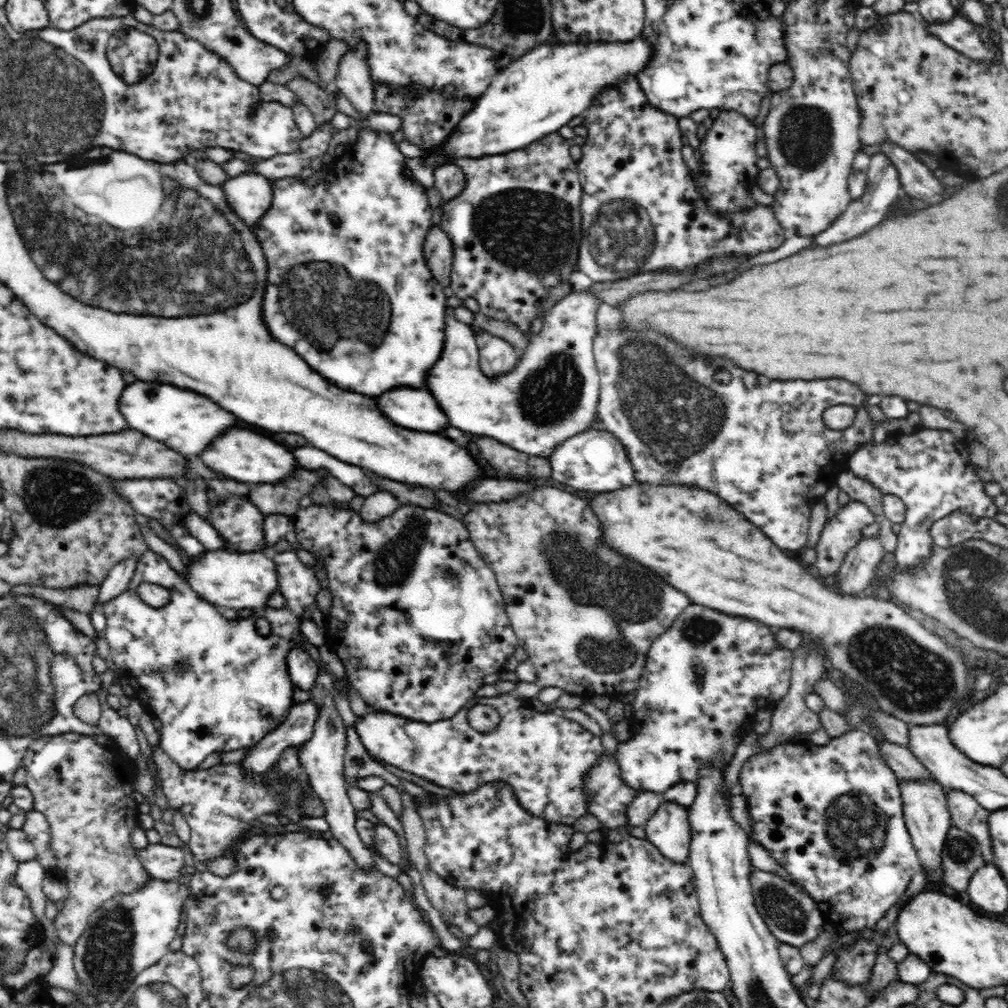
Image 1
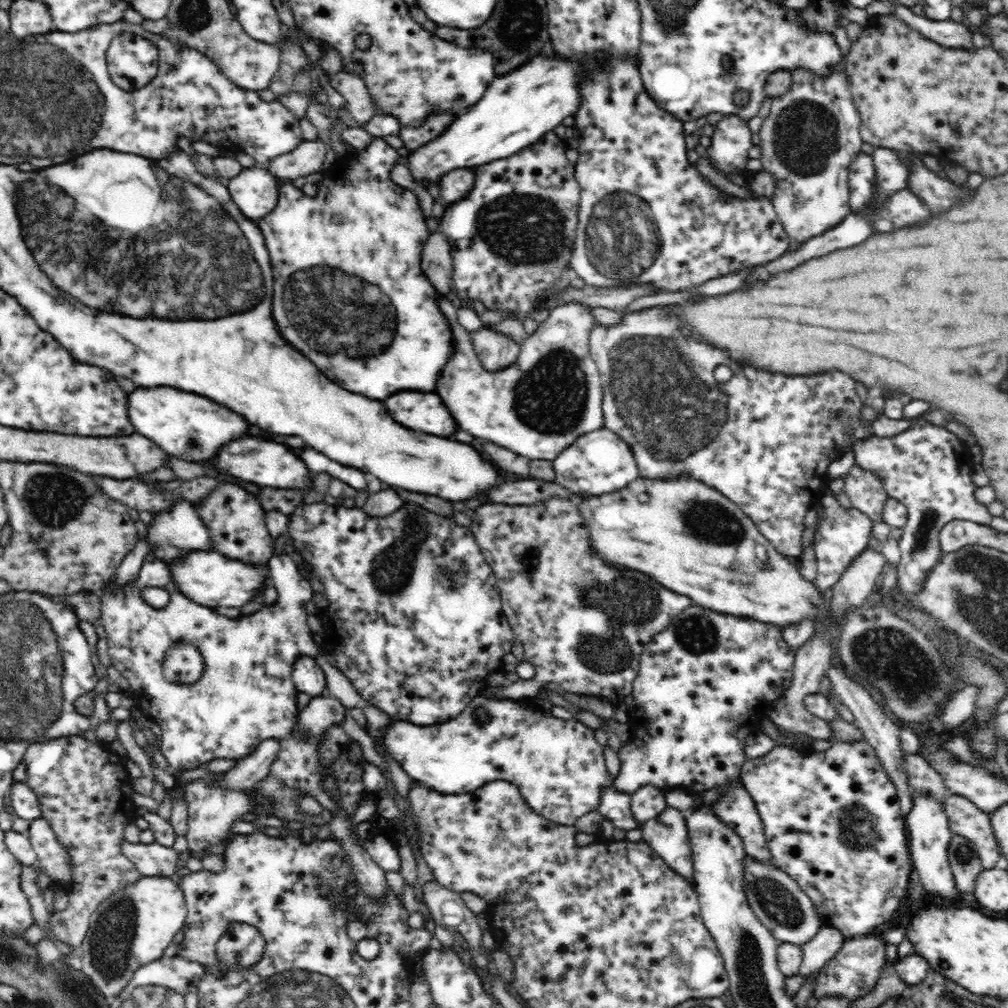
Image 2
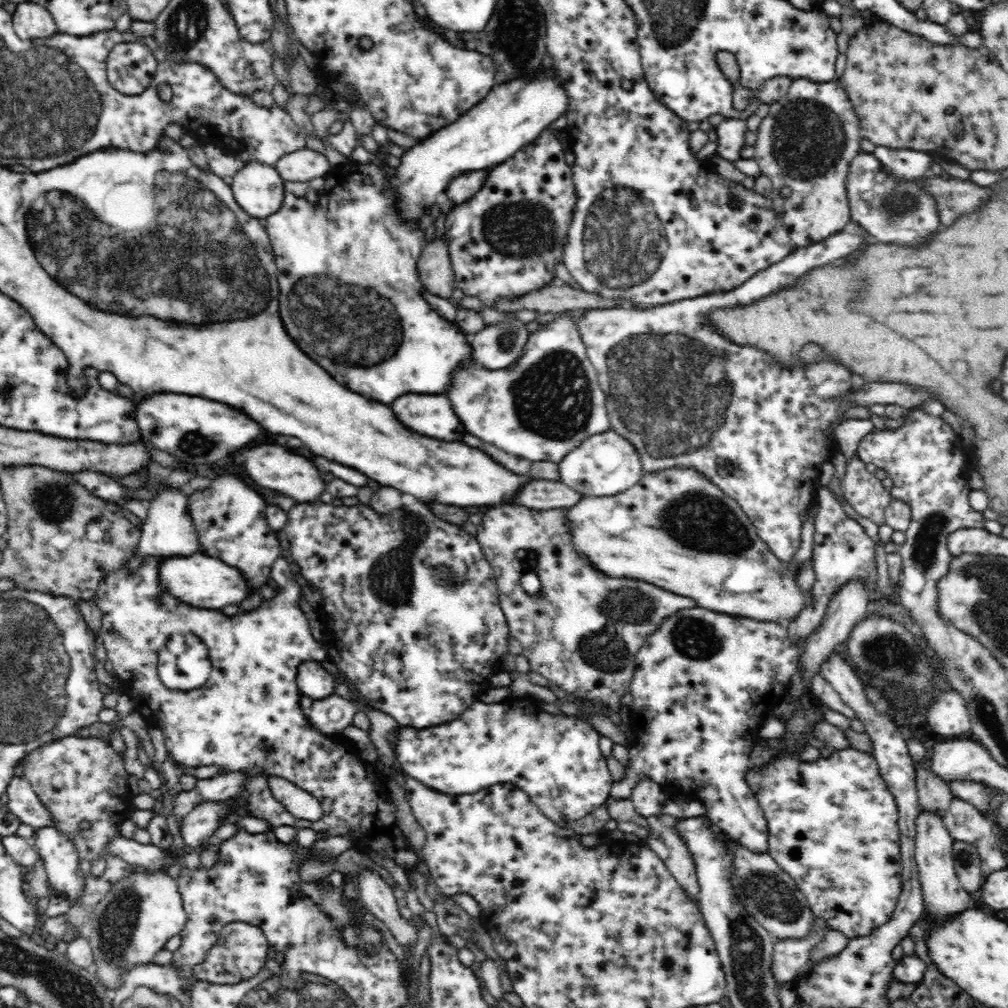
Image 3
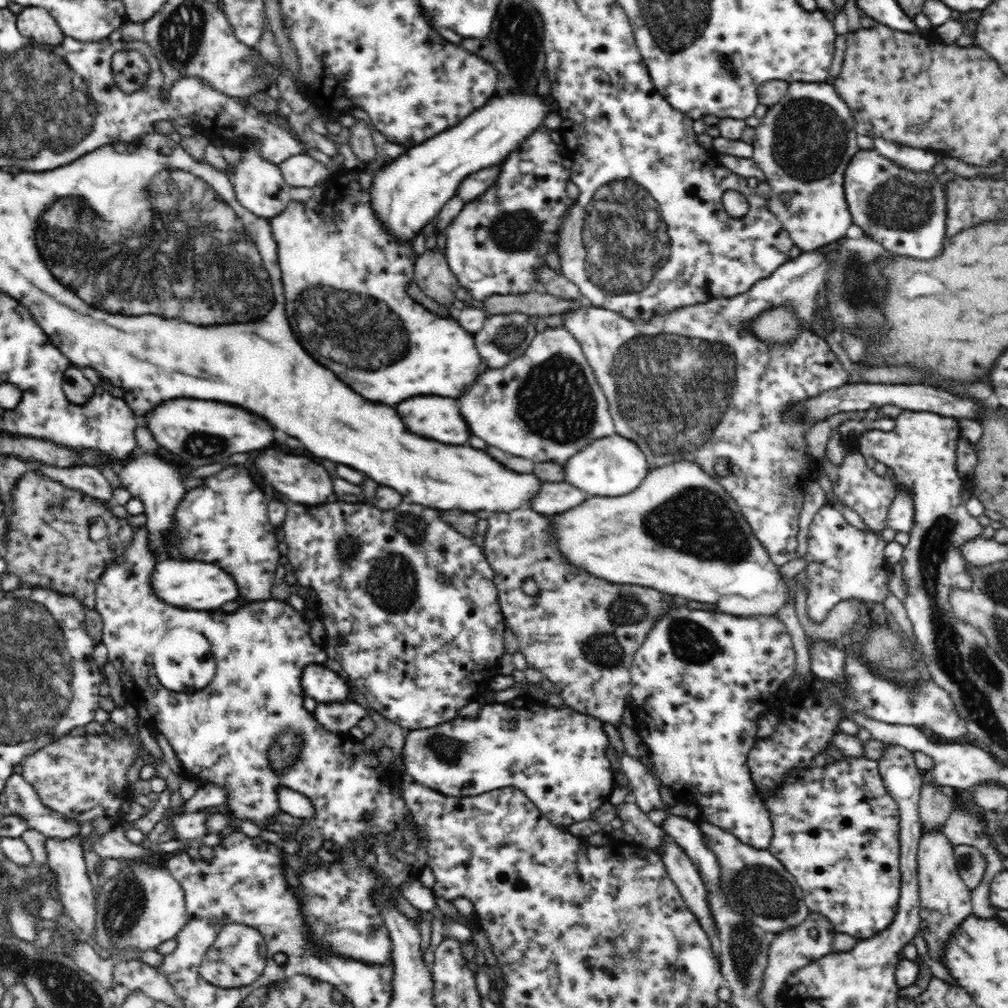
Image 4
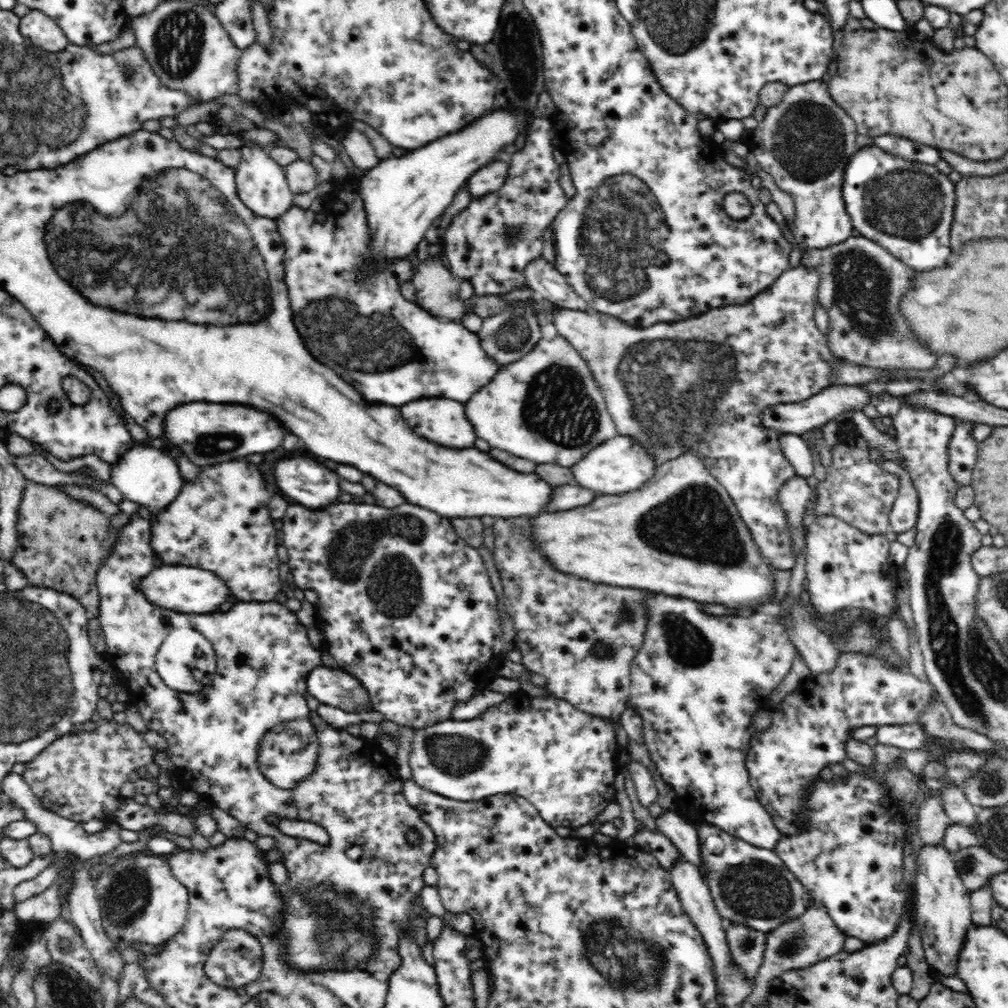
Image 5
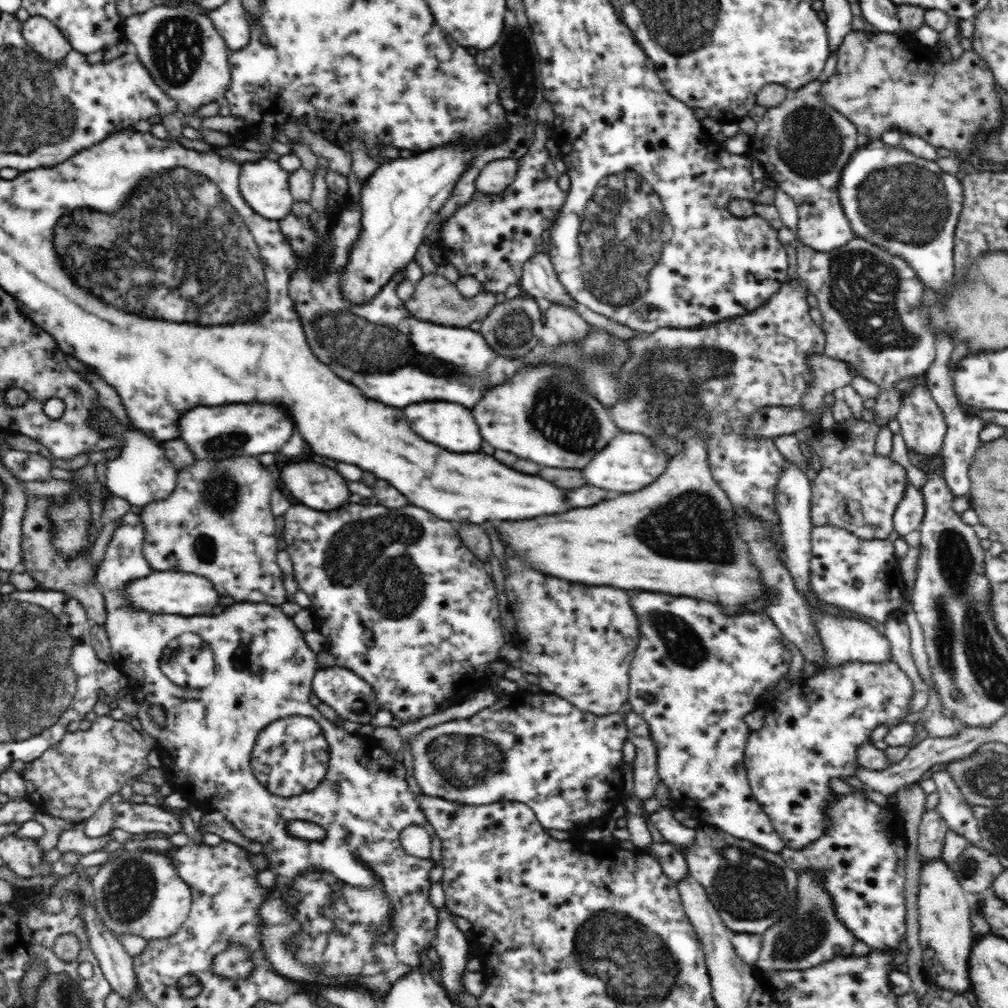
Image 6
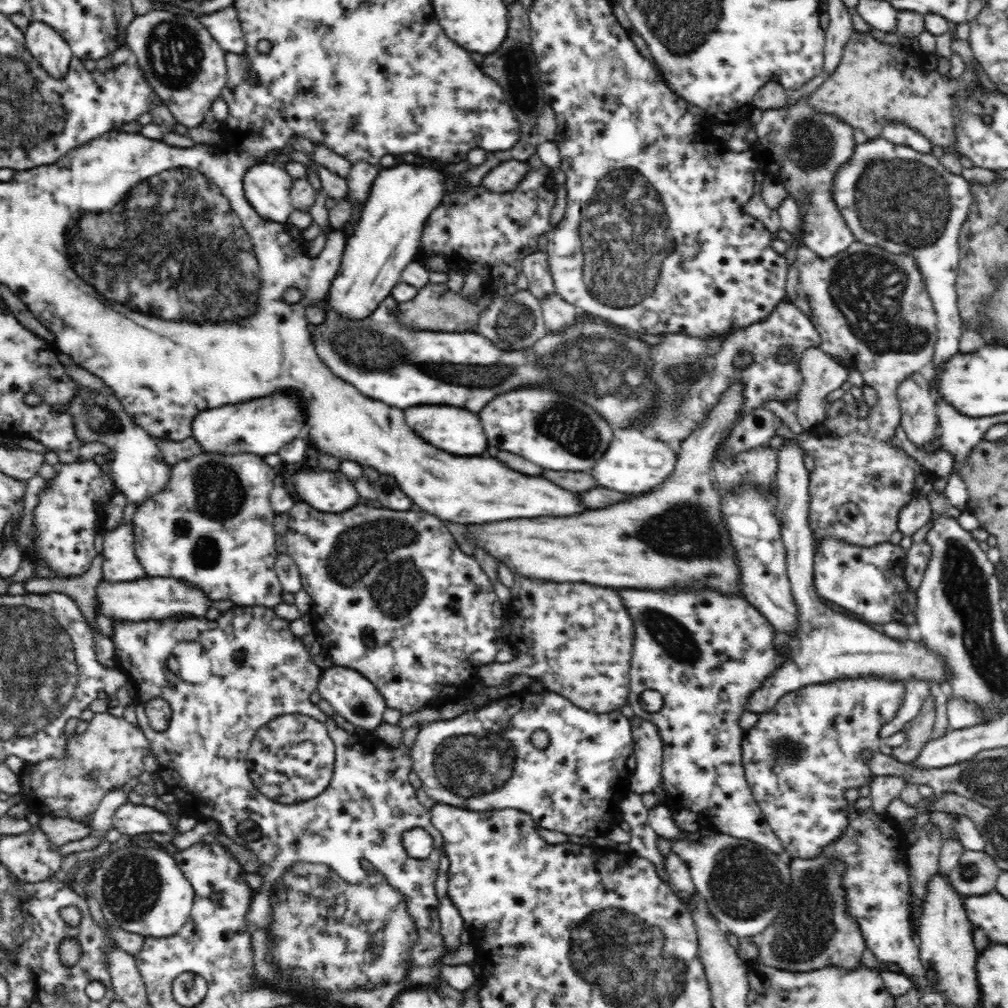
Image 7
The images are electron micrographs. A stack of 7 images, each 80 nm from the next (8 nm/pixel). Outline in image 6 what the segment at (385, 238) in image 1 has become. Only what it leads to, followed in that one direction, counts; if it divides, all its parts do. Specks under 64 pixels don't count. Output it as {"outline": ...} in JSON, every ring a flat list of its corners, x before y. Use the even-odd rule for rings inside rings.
{"outline":[[345,194,342,204,333,208,335,213,330,220,329,233,322,243,318,241,316,231,310,229,309,219,298,218,292,211,279,223,300,259,298,270,290,278,289,292,303,318,306,340,316,358,331,367,340,378,358,386,364,396,396,408,432,400,474,408,488,390,508,382,520,368,536,364,565,364,577,368,577,372,583,374,582,386,594,398,602,400,606,410,612,410,618,400,630,398,629,392,637,388,630,380,625,377,618,380,611,372,610,362,614,360,618,366,624,364,630,358,630,349,626,341,606,331,588,333,579,345,564,341,552,345,540,341,527,355,504,357,486,343,482,333,468,327,440,326,416,318,406,310,404,300,396,292,398,283,406,280,404,268,400,268,370,302,351,304,344,300,339,287,340,275,361,231,360,205,351,204],[326,254,331,254,330,258],[312,260,318,261,318,266,311,266]]}

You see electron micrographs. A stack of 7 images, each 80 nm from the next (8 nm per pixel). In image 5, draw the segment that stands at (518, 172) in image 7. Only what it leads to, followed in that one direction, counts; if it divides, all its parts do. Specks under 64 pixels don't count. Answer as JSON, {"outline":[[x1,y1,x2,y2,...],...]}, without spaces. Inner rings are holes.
{"outline":[[500,158,479,168,466,182,472,198,478,198,500,190,508,179,508,159]]}

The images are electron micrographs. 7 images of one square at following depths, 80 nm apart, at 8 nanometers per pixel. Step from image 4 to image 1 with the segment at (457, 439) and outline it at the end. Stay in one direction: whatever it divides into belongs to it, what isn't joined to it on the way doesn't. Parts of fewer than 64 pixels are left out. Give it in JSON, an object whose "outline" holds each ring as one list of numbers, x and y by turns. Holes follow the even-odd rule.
{"outline":[[396,388,376,400,378,408,398,426,420,432,442,432,448,428,448,418,428,390]]}

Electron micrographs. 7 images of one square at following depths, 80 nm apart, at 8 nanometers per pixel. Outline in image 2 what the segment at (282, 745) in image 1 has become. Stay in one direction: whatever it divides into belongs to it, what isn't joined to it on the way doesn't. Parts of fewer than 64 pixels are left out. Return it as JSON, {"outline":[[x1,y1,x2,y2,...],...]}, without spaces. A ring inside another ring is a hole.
{"outline":[[312,697,306,708,298,710,297,738,319,737,329,727,341,726,346,710,348,708,336,697],[270,738,258,744,258,748,242,758,240,762,223,773,219,784,226,790,248,790,256,783,264,780,270,773,276,755,282,752,282,744,278,739]]}

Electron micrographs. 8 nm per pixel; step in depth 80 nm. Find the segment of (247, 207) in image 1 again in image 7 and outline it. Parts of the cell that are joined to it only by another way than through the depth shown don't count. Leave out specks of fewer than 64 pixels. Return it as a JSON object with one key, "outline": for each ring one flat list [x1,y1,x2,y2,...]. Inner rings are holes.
{"outline":[[271,160,248,169,243,179,243,188,252,208,262,218,286,224,288,216,295,209,290,196,293,186,290,174]]}

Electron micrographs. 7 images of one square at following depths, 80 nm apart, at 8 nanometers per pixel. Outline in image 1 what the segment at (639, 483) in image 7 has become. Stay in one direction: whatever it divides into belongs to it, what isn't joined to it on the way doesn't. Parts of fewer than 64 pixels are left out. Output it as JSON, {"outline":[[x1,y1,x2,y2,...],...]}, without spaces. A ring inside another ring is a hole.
{"outline":[[602,427,591,428,566,438,558,448,552,450,548,458,552,467,552,478,560,484,570,486,570,490,574,488,584,492,612,492,630,486,635,481,632,461,624,445]]}

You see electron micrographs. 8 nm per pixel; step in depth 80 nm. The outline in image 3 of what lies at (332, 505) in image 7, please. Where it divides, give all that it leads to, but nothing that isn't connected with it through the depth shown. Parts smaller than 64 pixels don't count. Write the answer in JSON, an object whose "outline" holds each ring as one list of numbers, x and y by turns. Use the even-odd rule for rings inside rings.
{"outline":[[270,444,246,446,246,448,230,452,229,456,235,458,232,465,241,466,244,472,260,486,278,490,278,493,294,498,298,503,314,502,326,490,327,484,324,484,324,480,320,478,320,472,316,470,316,466,304,456,290,454,282,446,270,446]]}

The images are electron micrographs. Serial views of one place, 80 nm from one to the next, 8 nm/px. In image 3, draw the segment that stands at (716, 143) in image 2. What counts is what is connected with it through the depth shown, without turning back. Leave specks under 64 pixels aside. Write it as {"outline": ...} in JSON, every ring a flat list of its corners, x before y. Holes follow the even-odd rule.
{"outline":[[728,118,718,124,715,130,718,135,716,142,718,149,715,154,732,164,735,160,742,158,740,150,746,146,745,136,747,131,746,122,739,119]]}

